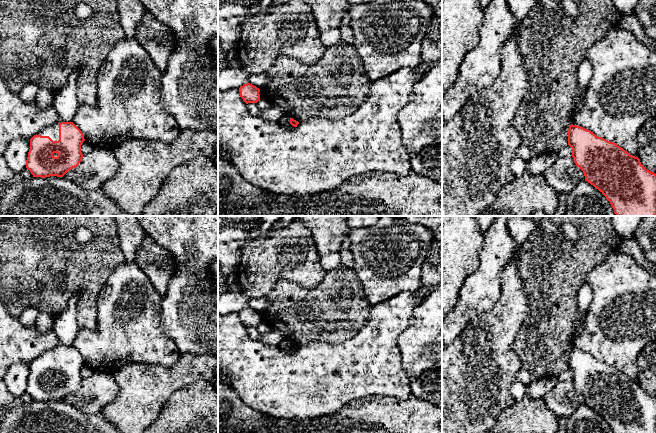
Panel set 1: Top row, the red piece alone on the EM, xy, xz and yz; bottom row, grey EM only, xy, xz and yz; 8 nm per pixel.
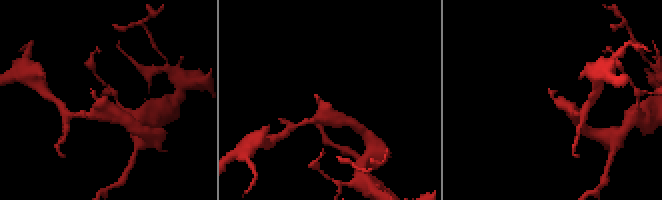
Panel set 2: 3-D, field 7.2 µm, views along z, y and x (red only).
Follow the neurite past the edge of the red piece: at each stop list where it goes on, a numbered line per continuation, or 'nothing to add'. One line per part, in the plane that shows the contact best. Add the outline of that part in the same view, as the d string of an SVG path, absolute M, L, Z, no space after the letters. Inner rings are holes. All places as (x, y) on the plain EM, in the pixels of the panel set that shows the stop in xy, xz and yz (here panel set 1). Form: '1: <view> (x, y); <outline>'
1: xy (52, 355); M59 345L58 347L55 347L53 349L47 350L40 354L37 359L41 360L49 360L53 365L59 364L59 348L64 345Z

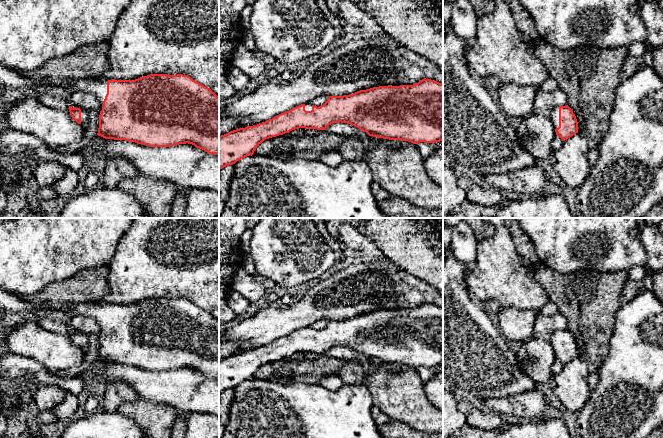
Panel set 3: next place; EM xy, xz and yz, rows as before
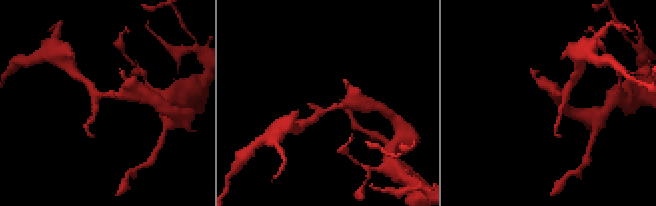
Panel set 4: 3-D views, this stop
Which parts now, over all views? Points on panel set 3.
1: xy (98, 311); M78 303L76 305L72 305L69 307L69 312L71 315L75 316L75 315L84 315L87 317L91 317L94 318L101 329L101 334L102 334L102 329L103 329L103 325L105 323L105 320L107 318L107 303Z

